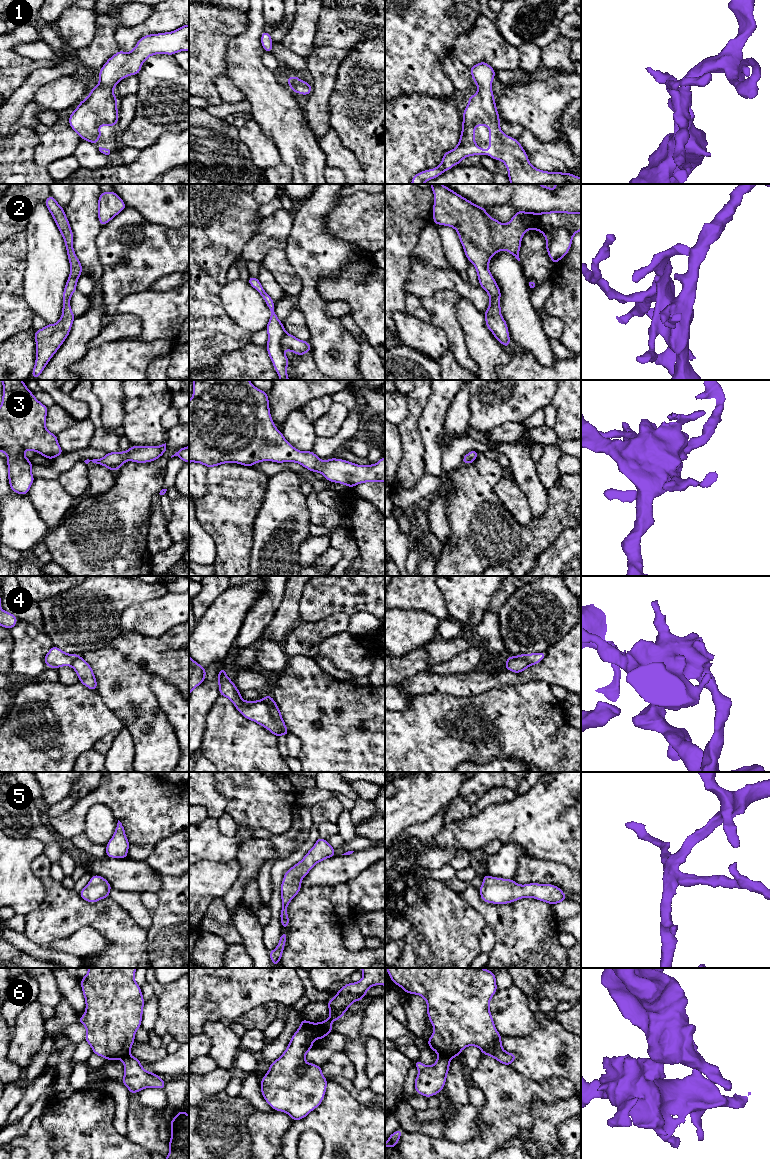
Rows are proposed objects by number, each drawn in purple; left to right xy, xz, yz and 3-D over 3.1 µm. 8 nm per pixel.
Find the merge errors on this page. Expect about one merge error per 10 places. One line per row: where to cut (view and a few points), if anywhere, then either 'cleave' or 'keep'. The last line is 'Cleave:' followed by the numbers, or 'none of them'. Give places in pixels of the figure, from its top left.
1: cut none; keep
2: cut none; keep
3: cut none; keep
4: cut xz (263, 699), (275, 723), (286, 730); cleave
5: cut none; keep
6: cut xz (320, 1022), (326, 1034); cleave
Cleave: 4, 6

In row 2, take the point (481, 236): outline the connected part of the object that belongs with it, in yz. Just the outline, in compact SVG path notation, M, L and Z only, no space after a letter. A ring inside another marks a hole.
M431 184L430 188L434 193L433 221L436 225L453 227L463 246L467 259L475 266L479 286L481 286L489 295L489 307L484 311L486 327L492 332L493 336L504 346L510 345L510 336L507 322L501 315L501 291L493 278L488 264L493 255L499 251L507 250L518 261L521 240L523 235L530 229L540 231L546 240L546 251L551 261L556 264L570 250L573 236L581 231L581 211L549 211L549 212L526 212L517 211L511 220L504 225L500 221L493 219L486 213L486 208L480 207L450 188L442 184Z

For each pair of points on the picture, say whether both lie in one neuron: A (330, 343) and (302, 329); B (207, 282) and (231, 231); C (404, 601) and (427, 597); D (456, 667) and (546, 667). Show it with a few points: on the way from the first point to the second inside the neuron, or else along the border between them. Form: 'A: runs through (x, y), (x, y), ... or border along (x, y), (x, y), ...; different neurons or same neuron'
A: border along (300, 311), (304, 316), (309, 331), (308, 341); different neurons
B: runs through (211, 269), (211, 251), (218, 244); same neuron
C: runs through (410, 600), (419, 600), (421, 598); same neuron
D: border along (476, 668), (453, 674); different neurons

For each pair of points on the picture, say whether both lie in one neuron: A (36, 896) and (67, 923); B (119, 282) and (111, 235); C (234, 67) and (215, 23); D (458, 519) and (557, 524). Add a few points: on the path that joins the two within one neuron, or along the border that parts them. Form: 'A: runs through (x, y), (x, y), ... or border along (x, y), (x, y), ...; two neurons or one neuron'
A: border along (39, 878), (44, 887), (44, 899), (25, 916); two neurons
B: runs through (119, 270), (114, 265), (114, 247); one neuron
C: border along (242, 32), (233, 36), (227, 44), (224, 72); two neurons
D: runs through (483, 529), (486, 532), (532, 532); one neuron

